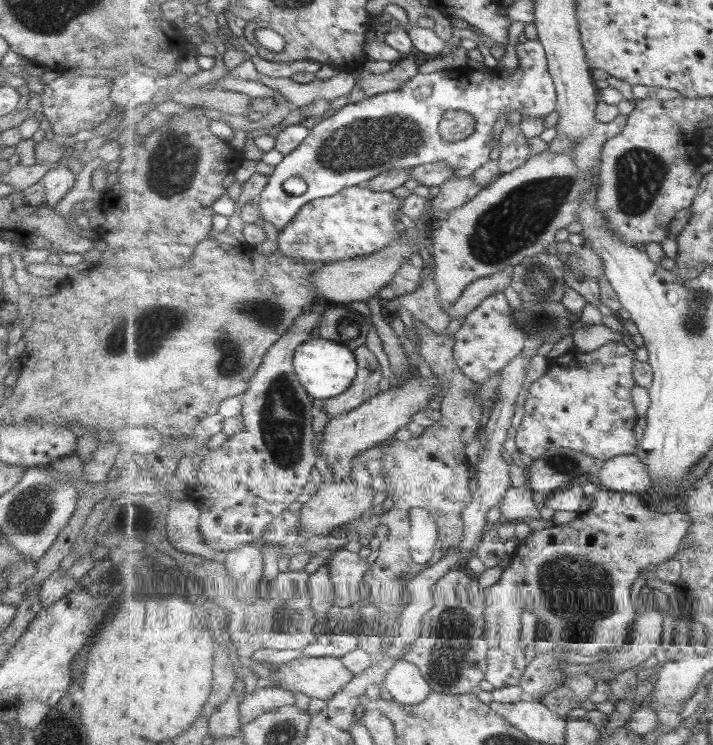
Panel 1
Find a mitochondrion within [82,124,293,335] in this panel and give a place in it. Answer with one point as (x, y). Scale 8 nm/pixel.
(173, 174)

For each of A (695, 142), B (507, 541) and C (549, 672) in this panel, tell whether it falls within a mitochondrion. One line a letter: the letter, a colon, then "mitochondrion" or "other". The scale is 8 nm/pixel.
A: other
B: other
C: mitochondrion

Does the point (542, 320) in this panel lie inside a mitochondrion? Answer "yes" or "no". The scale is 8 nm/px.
yes

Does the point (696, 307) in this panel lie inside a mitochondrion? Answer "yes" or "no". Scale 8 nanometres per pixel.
yes

